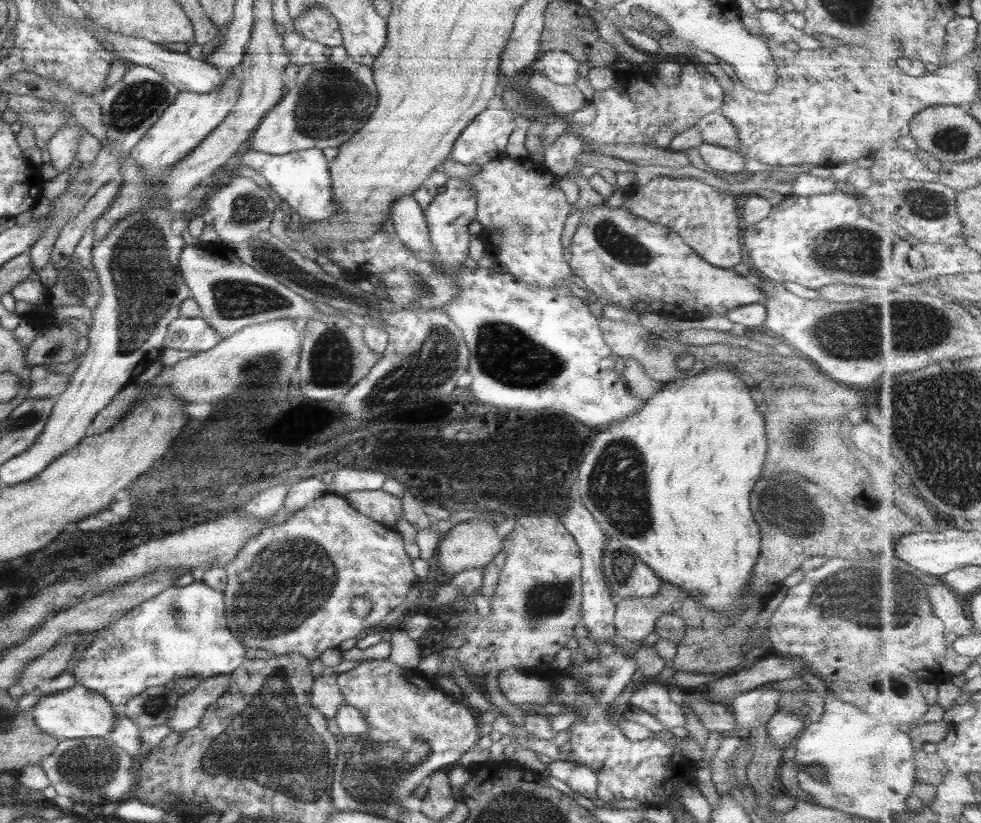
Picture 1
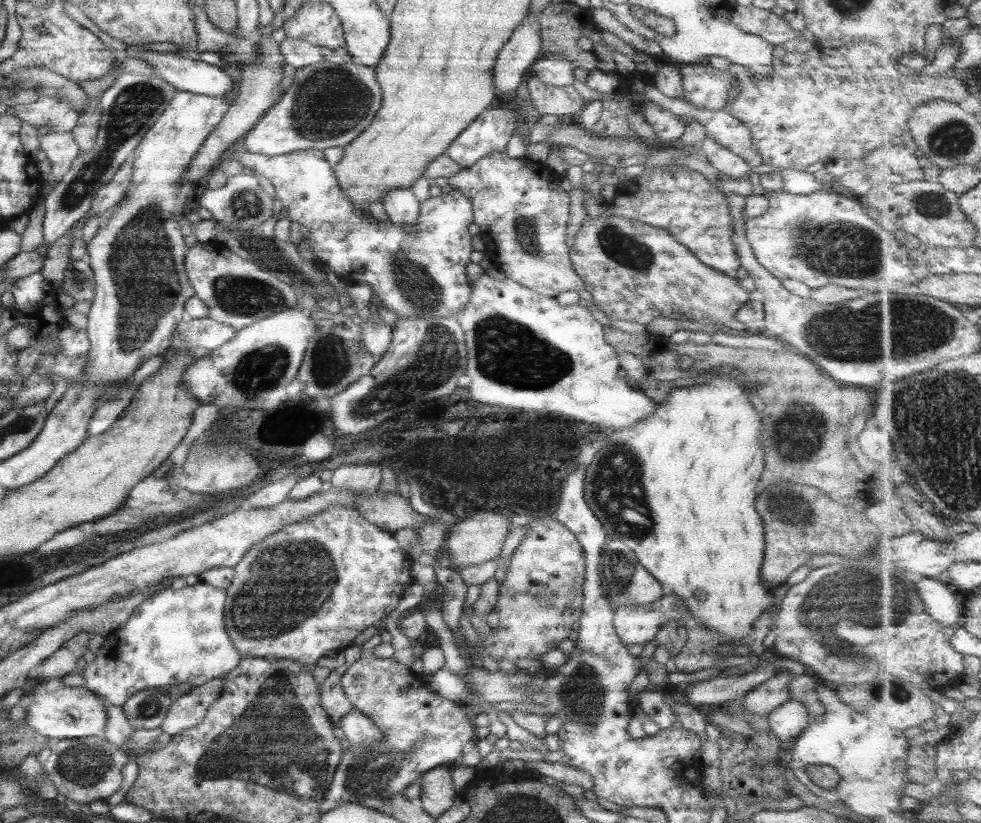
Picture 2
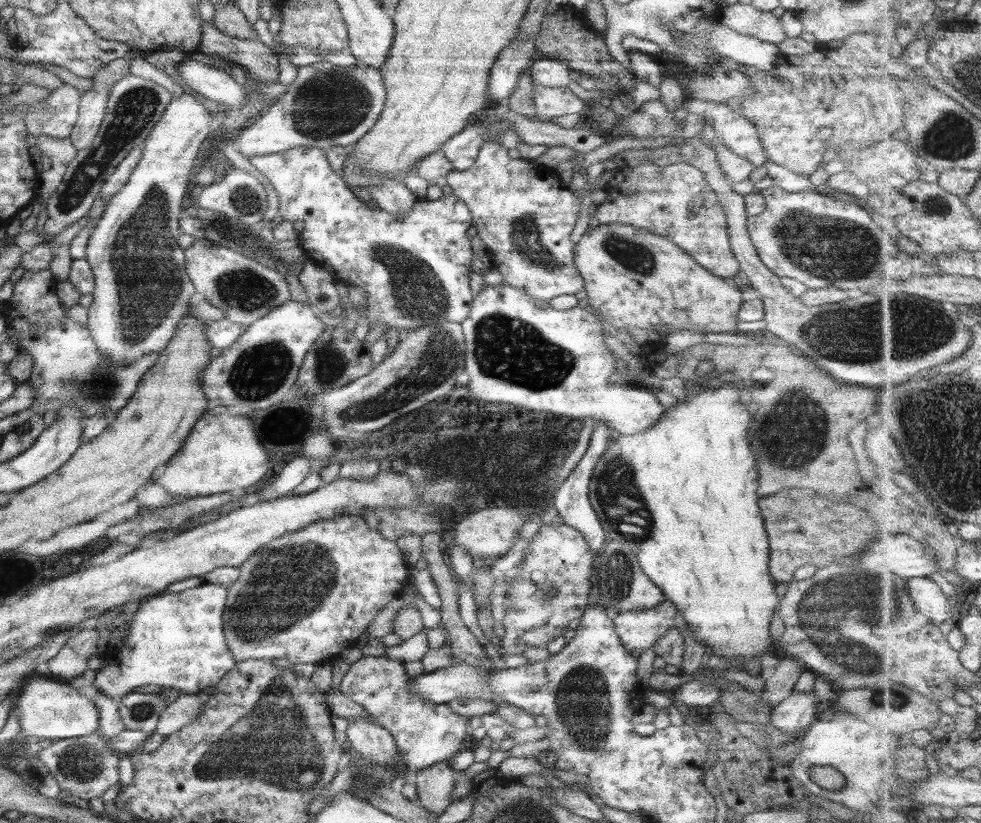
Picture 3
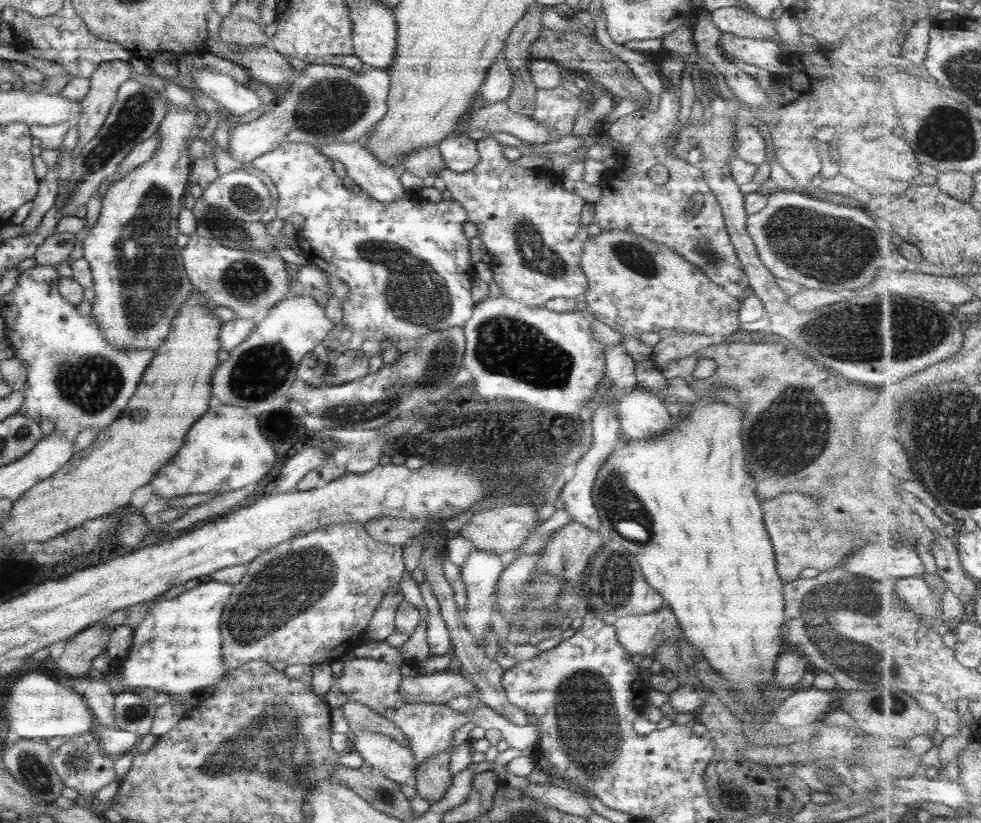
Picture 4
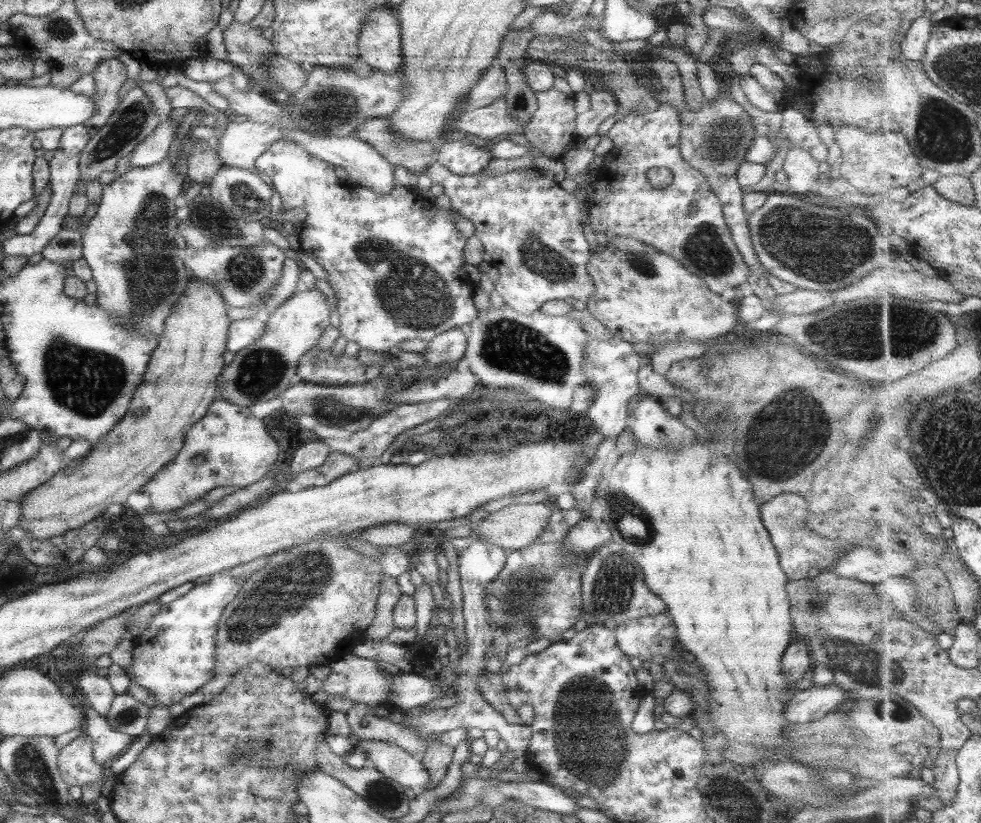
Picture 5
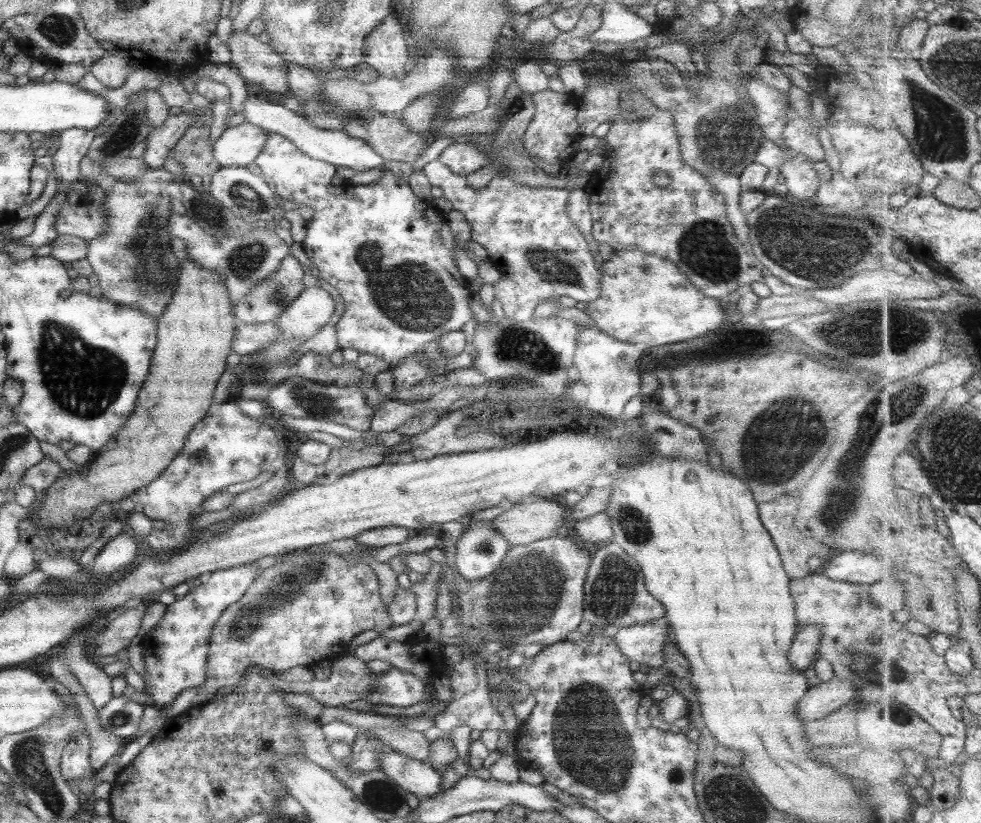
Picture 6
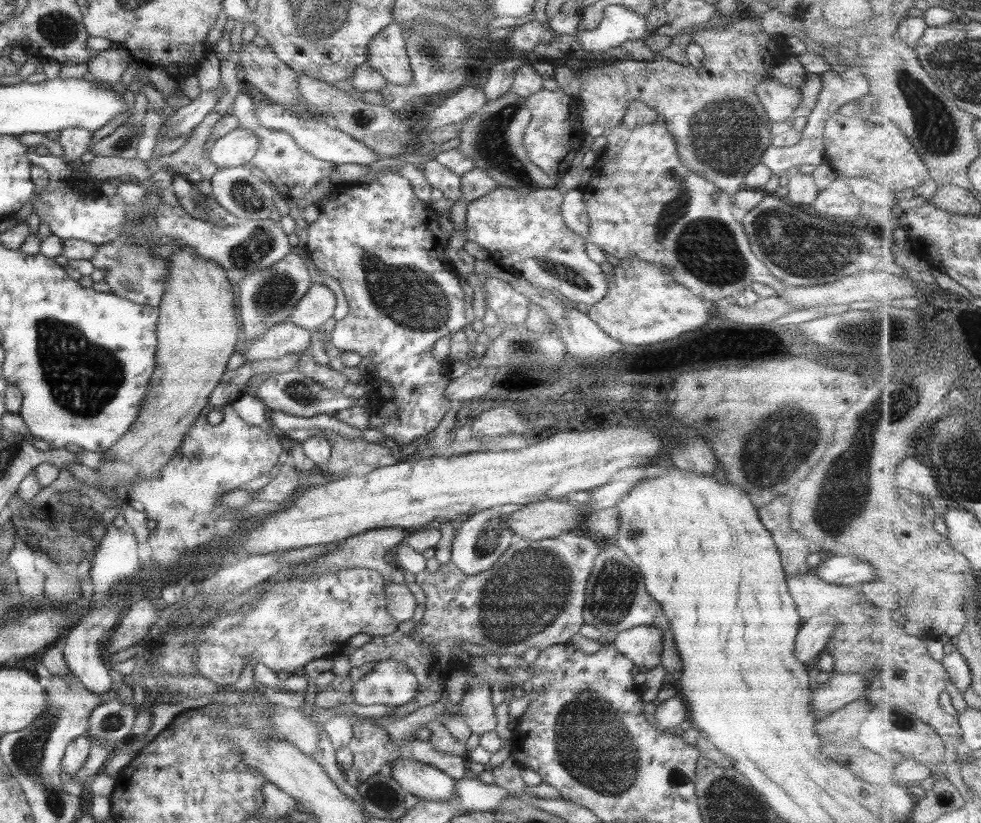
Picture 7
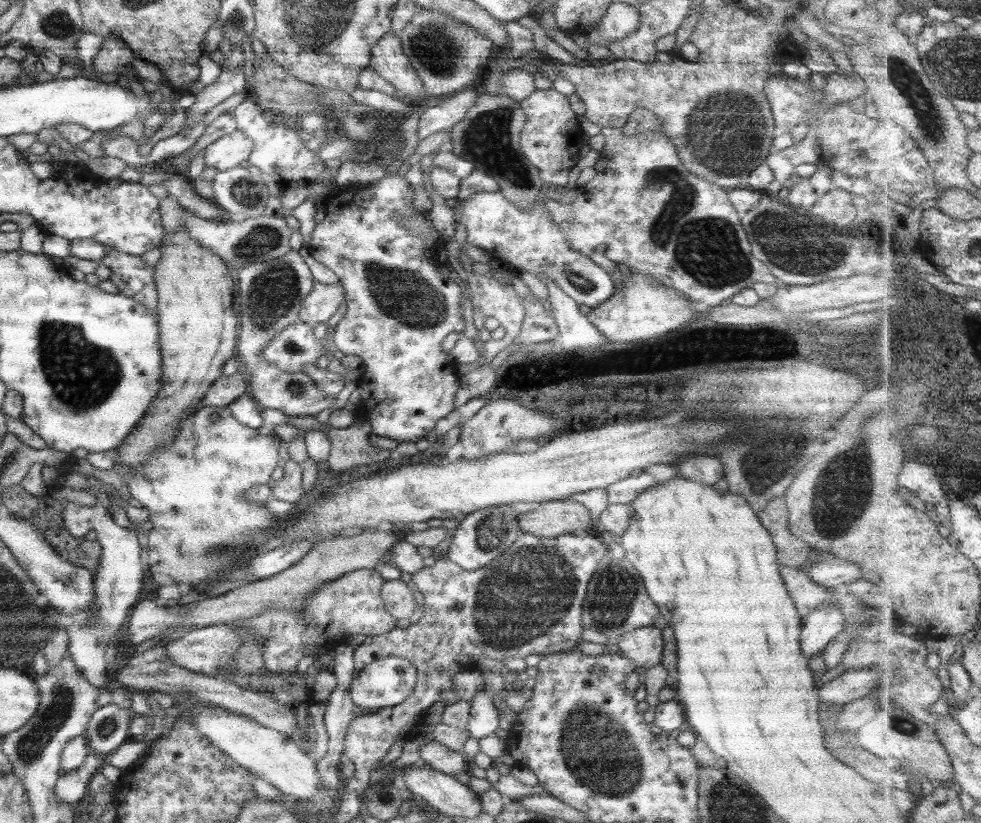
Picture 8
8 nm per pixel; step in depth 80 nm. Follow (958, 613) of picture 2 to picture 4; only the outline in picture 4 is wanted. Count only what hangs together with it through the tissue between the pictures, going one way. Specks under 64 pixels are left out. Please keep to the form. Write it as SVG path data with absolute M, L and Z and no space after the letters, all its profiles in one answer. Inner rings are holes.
M921 577L902 578L891 581L895 592L911 609L919 615L941 616L941 595L935 594L929 583Z

